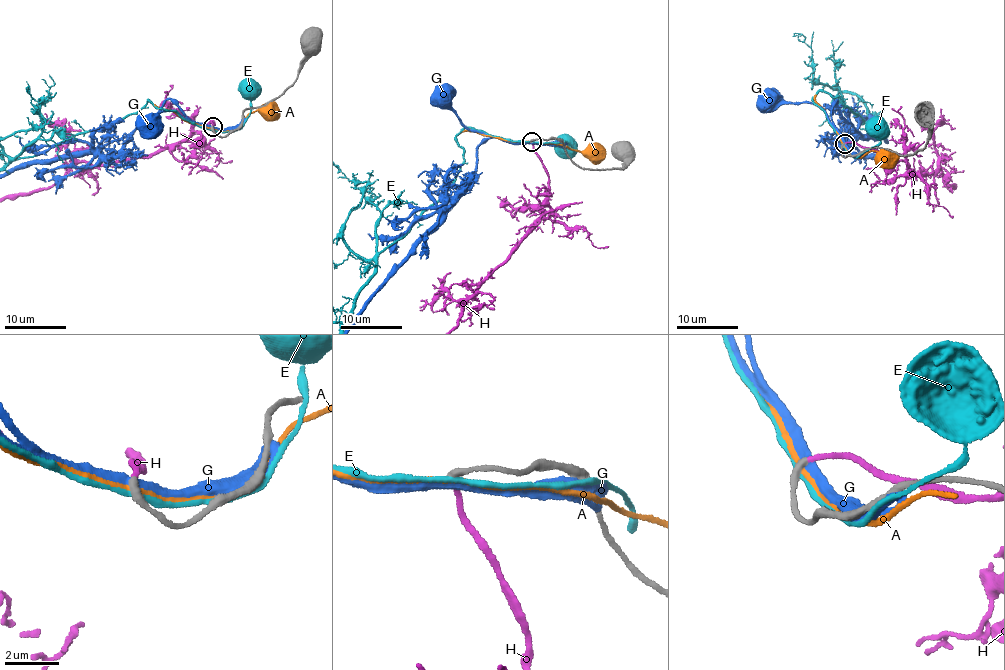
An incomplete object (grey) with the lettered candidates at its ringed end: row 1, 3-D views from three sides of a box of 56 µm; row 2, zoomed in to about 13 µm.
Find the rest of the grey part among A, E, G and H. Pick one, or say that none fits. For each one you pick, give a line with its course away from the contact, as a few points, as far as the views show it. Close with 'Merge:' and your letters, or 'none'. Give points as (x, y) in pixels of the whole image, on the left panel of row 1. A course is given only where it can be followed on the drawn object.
Merge: H

